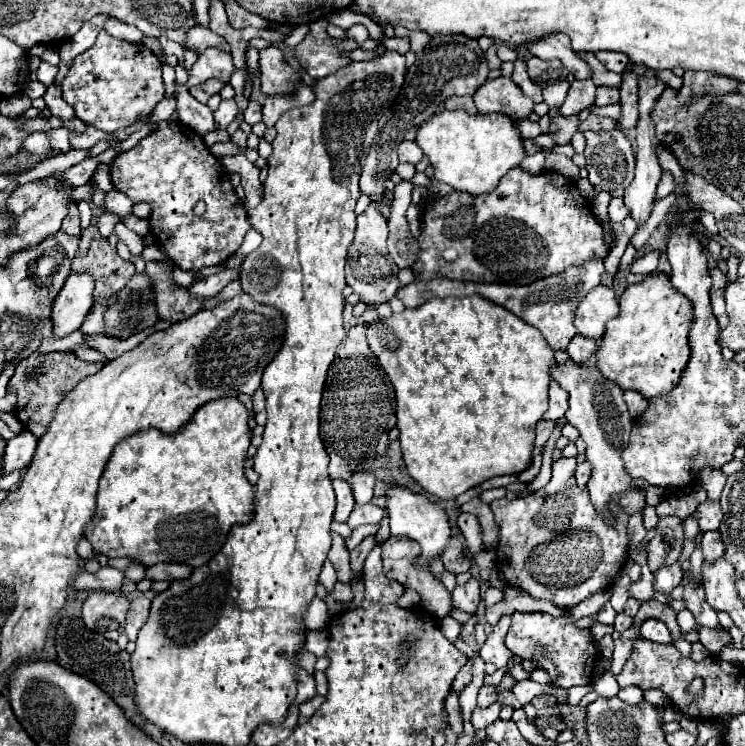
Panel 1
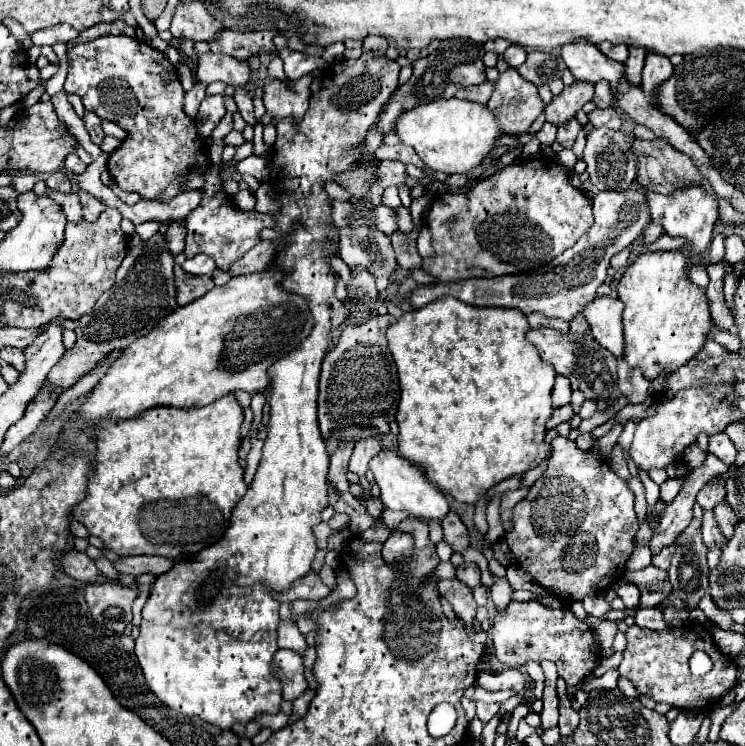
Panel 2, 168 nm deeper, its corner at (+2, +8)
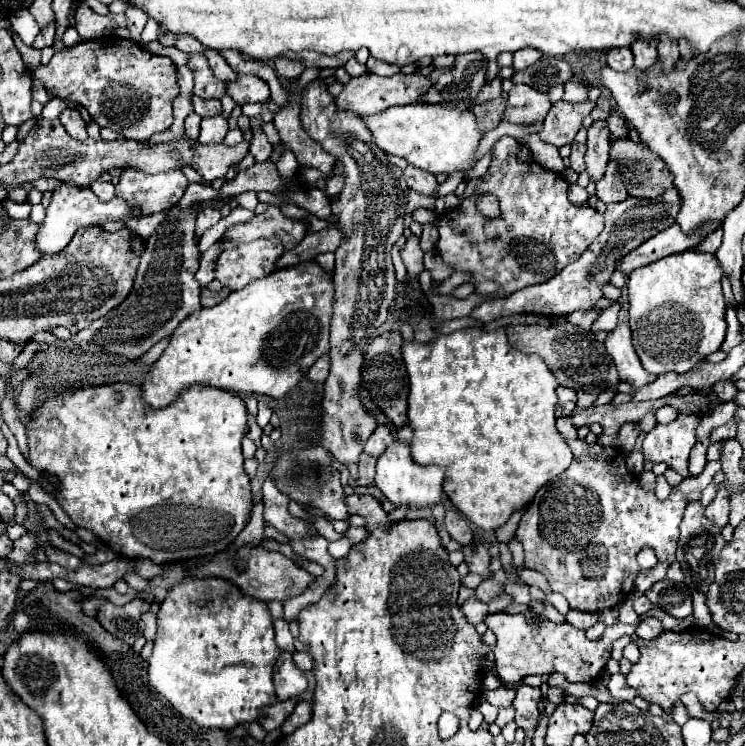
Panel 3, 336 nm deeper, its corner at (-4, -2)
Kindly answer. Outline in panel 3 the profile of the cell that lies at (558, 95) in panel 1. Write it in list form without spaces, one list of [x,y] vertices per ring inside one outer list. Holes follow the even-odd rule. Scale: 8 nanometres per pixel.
[[[571,81],[564,85],[563,100],[565,102],[585,102],[588,99],[586,87]]]

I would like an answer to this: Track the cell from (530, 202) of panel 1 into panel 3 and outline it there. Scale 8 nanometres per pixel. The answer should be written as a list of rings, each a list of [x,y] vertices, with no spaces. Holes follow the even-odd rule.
[[[501,138],[493,146],[489,172],[477,194],[437,220],[437,252],[443,262],[453,272],[471,274],[469,282],[483,296],[507,296],[513,290],[545,282],[579,258],[603,230],[603,216],[595,208],[573,206],[567,200],[569,184],[563,174],[519,162],[515,158],[517,146],[515,138]],[[487,192],[499,200],[501,214],[497,218],[487,218],[477,208],[477,198]]]

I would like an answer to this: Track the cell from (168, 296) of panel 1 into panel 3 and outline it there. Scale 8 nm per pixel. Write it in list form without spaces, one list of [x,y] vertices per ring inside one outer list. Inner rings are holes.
[[[203,288],[203,290],[201,290],[201,306],[215,306],[215,304],[219,304],[221,300],[225,300],[227,294],[229,294],[227,288],[223,288],[223,290],[219,290],[219,292],[213,292],[213,290],[209,290],[209,288]]]

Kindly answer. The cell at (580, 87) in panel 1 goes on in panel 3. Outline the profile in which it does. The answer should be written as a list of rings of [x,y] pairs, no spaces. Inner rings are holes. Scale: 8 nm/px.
[[[557,102],[551,106],[543,130],[539,132],[543,142],[549,142],[553,146],[565,146],[571,144],[575,134],[579,132],[585,116],[595,108],[595,102],[581,102],[581,104],[571,104],[571,102]],[[557,118],[559,122],[547,122],[547,120]]]

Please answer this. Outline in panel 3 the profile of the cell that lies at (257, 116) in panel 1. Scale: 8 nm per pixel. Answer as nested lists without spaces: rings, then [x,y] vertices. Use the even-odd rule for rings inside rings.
[[[211,116],[211,118],[203,118],[201,120],[201,134],[199,134],[199,142],[201,144],[221,144],[225,134],[227,134],[229,126],[227,126],[227,118],[225,116]]]

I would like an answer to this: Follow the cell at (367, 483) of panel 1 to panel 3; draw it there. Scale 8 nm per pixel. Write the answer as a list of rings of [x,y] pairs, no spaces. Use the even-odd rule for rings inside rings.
[[[377,426],[375,432],[371,434],[371,438],[365,444],[365,454],[373,456],[373,458],[379,458],[389,448],[391,442],[393,442],[391,430],[387,426]]]

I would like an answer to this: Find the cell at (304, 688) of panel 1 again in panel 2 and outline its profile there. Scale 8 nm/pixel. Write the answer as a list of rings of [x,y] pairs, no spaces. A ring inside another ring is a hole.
[[[279,650],[273,658],[273,674],[281,680],[283,698],[295,700],[307,690],[307,682],[303,676],[303,658],[289,650]]]

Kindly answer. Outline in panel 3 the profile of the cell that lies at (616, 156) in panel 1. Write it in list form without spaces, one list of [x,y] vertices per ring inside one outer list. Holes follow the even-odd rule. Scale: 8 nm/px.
[[[609,160],[603,178],[595,182],[595,194],[597,194],[597,198],[599,198],[601,202],[605,202],[605,204],[623,202],[623,200],[629,196],[625,184],[623,184],[623,178],[621,178],[619,162]]]

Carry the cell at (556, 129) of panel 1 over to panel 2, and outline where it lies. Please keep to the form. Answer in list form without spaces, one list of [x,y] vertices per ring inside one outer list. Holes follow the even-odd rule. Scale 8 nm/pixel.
[[[575,118],[569,120],[567,124],[563,124],[563,126],[559,128],[559,132],[557,132],[557,142],[559,142],[563,148],[571,148],[573,142],[575,142],[575,138],[577,138],[577,134],[579,134],[579,130],[581,130],[581,124],[579,124]]]

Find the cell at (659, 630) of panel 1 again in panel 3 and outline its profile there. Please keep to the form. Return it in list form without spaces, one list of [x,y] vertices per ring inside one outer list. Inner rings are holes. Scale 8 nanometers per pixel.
[[[643,618],[639,624],[637,624],[637,630],[635,634],[643,640],[653,640],[657,638],[659,634],[663,632],[663,624],[657,620],[657,618]]]

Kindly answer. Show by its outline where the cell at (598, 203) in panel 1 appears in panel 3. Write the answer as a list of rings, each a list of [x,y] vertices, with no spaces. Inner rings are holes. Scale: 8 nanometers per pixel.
[[[671,188],[663,198],[657,200],[641,200],[641,198],[627,198],[617,204],[607,204],[605,210],[605,228],[603,232],[593,240],[593,244],[581,254],[579,260],[565,266],[557,276],[549,278],[547,282],[527,286],[523,290],[517,290],[505,298],[491,298],[481,302],[473,312],[473,320],[481,320],[483,324],[489,324],[497,318],[513,316],[513,314],[539,314],[547,318],[559,318],[567,316],[575,310],[593,310],[597,300],[603,298],[601,288],[609,284],[611,274],[615,272],[615,264],[627,256],[631,250],[641,246],[647,238],[659,234],[661,230],[669,228],[675,220],[675,214],[679,212],[679,194],[675,188]]]

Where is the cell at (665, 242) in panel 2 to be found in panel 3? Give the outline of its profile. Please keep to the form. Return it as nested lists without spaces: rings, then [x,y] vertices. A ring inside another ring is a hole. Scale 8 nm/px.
[[[715,230],[713,234],[709,234],[699,246],[693,246],[693,252],[701,252],[701,254],[715,254],[717,248],[721,246],[721,238],[723,238],[723,230]]]

